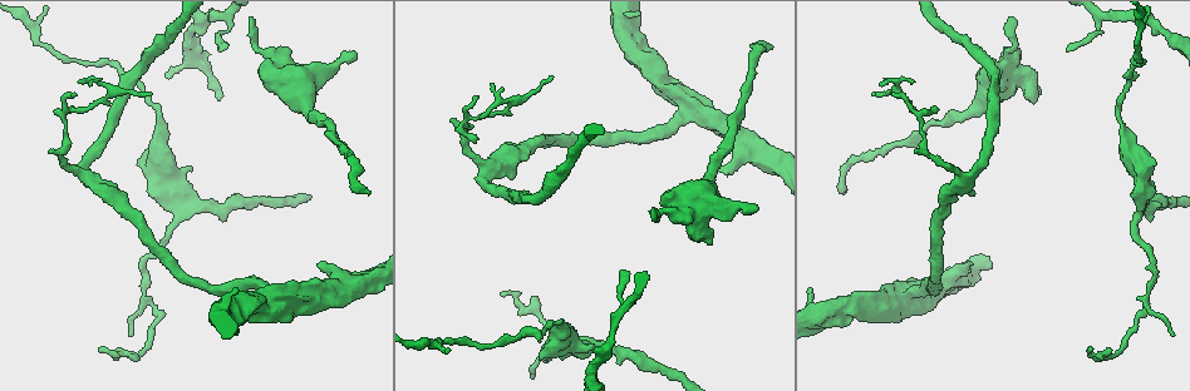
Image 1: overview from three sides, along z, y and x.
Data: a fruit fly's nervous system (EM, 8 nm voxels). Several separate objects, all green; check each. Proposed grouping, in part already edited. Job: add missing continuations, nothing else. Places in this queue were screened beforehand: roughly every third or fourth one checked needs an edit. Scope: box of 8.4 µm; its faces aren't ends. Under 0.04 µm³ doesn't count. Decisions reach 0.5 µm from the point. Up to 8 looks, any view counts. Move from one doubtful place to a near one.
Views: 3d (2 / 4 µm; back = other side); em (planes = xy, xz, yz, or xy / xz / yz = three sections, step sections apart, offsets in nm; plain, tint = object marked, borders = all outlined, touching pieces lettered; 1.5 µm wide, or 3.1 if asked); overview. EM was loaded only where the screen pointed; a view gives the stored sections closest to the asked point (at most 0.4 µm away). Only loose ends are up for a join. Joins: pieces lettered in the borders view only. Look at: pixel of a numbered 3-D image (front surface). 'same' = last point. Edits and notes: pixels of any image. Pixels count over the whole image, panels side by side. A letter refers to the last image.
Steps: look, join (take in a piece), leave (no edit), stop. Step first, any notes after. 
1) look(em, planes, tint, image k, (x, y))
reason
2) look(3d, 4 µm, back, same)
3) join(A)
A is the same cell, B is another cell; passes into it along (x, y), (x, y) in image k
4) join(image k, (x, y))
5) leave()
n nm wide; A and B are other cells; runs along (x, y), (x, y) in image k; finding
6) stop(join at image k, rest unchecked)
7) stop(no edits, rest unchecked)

look(3d, 2 µm, image 1, (219, 48))
thin end

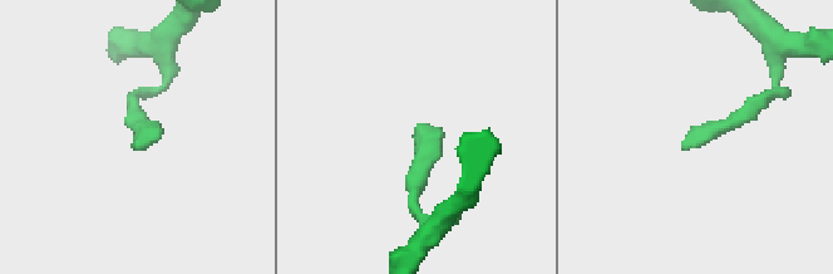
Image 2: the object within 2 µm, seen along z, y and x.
look(em, planes, borders, image 2, (421, 123))

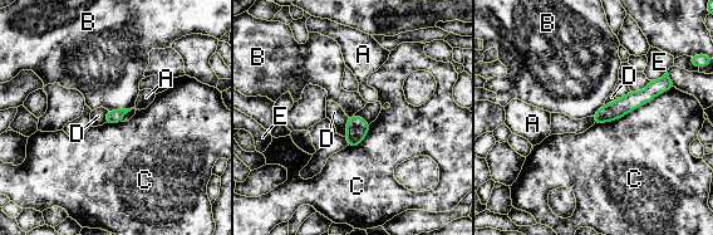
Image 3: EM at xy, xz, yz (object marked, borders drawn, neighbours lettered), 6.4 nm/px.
leave()
90 nm wide; A, B, C, D and E are other cells; border along (133, 107), (108, 111) in image 3; no lettered piece goes on from it

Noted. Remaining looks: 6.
look(em, planes, tint, image 1, (356, 55))
free end

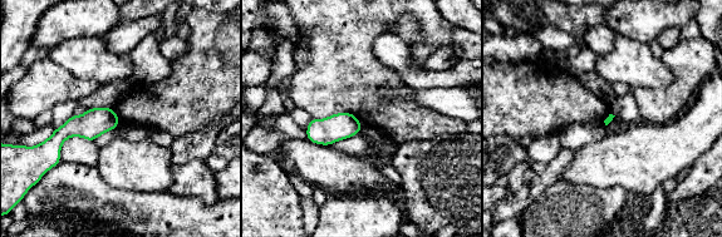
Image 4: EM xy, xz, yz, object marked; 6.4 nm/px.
look(em, planes, borders, same)
see the neighbours

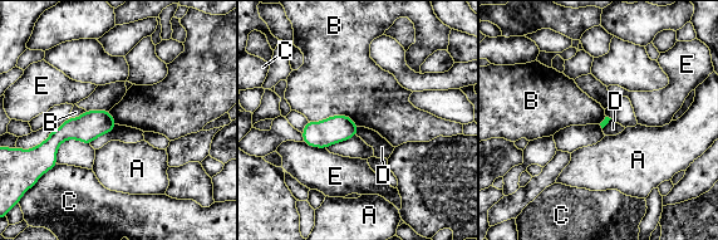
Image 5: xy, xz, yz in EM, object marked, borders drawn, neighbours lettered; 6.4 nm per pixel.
leave()
B touches over 340 nm; A, B, C, D and E are other cells; border along (308, 120), (348, 116), (358, 126) in image 5; none of them fits

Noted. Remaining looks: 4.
look(3d, 4 µm, image 1, (773, 47))
thin end

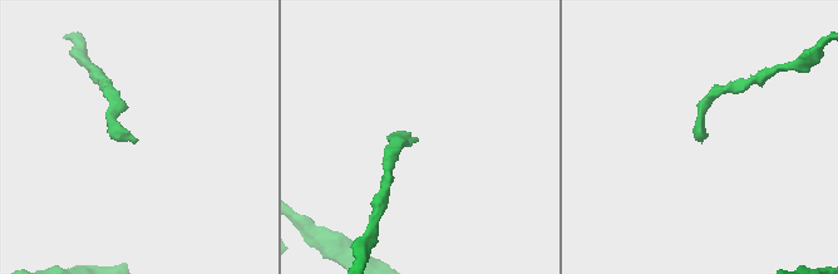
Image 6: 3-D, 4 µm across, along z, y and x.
look(em, yz, step 8, tint, image 6, (416, 139))
need the tissue

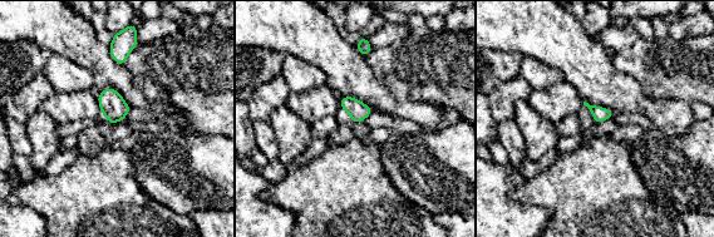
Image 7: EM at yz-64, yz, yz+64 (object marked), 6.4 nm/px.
look(em, planes, borders, same)
another direction

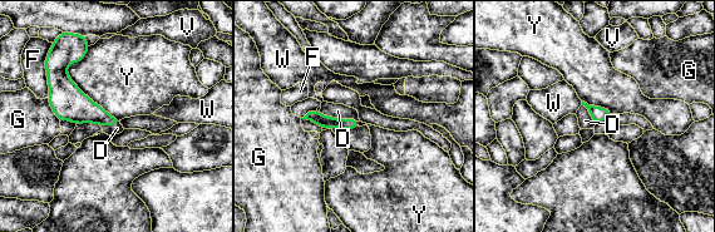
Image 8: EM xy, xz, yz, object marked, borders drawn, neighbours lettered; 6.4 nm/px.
join(D)
D is the same cell, F, G, V, W and Y are other cells; passes into it along (314, 116), (339, 119), (338, 110) in image 8; the neuron continues

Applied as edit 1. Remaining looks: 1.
stop(join at image 8, rest unchecked)

